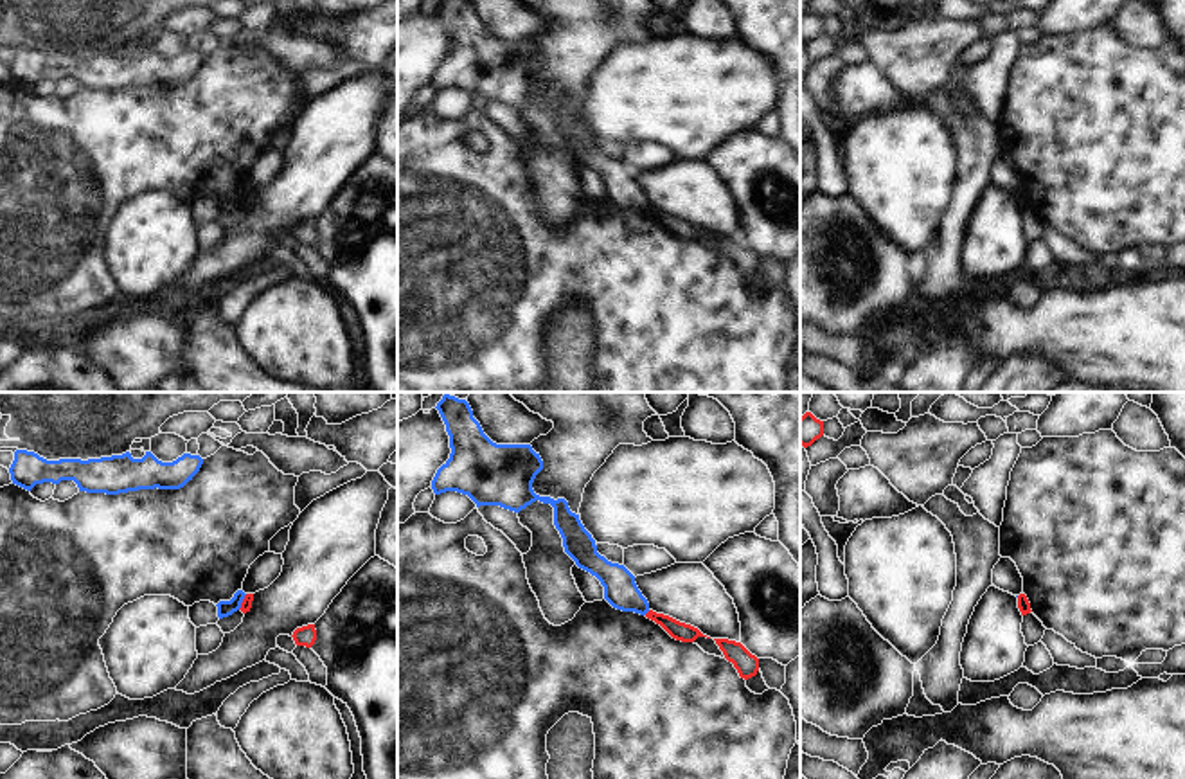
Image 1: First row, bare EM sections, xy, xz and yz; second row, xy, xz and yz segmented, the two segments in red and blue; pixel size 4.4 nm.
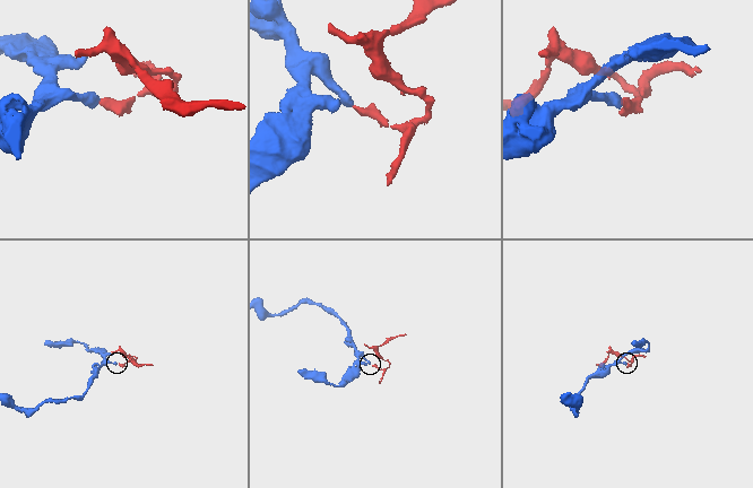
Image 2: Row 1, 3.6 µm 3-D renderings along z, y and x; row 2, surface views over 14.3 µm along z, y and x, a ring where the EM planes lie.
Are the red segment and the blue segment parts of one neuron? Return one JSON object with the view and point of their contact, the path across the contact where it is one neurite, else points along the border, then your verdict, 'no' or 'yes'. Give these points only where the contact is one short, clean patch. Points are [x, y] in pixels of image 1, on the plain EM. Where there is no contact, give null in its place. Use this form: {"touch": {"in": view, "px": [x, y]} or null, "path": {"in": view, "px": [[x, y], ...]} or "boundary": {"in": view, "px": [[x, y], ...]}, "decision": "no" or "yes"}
{"touch": {"in": "xz", "px": [648, 209]}, "boundary": {"in": "xz", "px": [[650, 207], [644, 211]]}, "decision": "no"}

